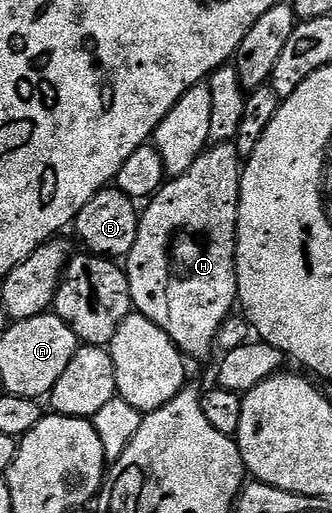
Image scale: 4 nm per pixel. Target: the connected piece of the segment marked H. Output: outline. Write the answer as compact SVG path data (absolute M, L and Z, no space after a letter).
M236 143L214 144L205 149L195 162L181 176L174 176L161 185L161 189L154 194L152 200L144 205L140 213L139 234L135 234L135 246L131 246L129 255L124 257L123 267L129 285L133 307L140 315L146 316L155 326L159 326L175 342L175 346L186 357L201 360L209 351L214 351L215 341L223 322L228 316L234 315L237 299L237 207L241 201L241 174L243 171L243 158L237 153Z

